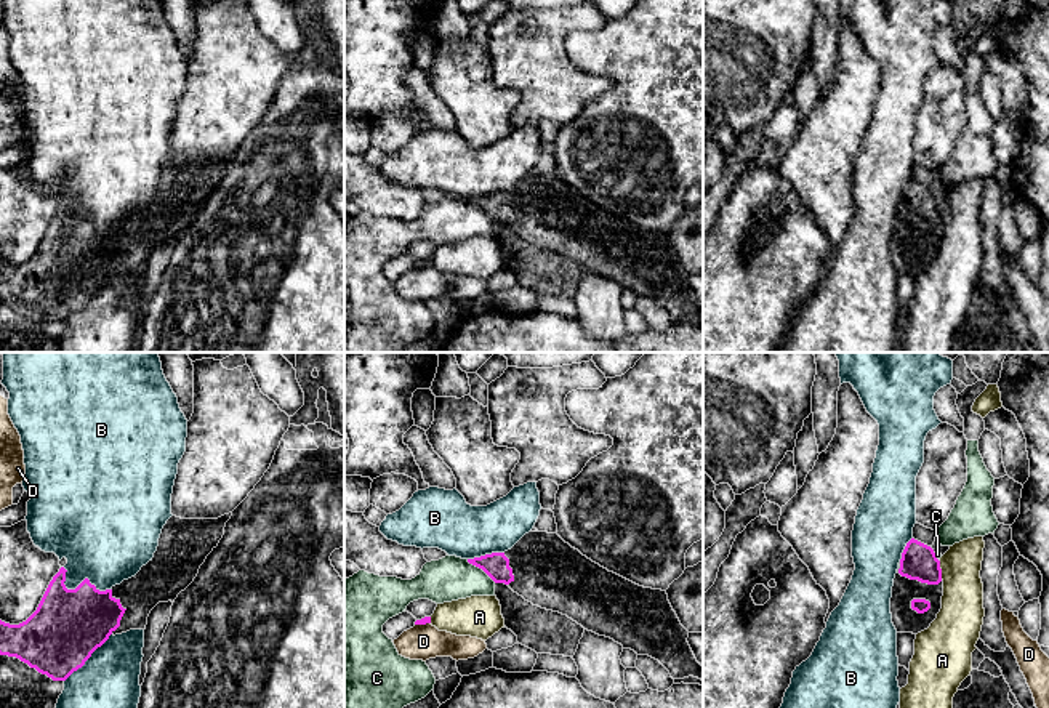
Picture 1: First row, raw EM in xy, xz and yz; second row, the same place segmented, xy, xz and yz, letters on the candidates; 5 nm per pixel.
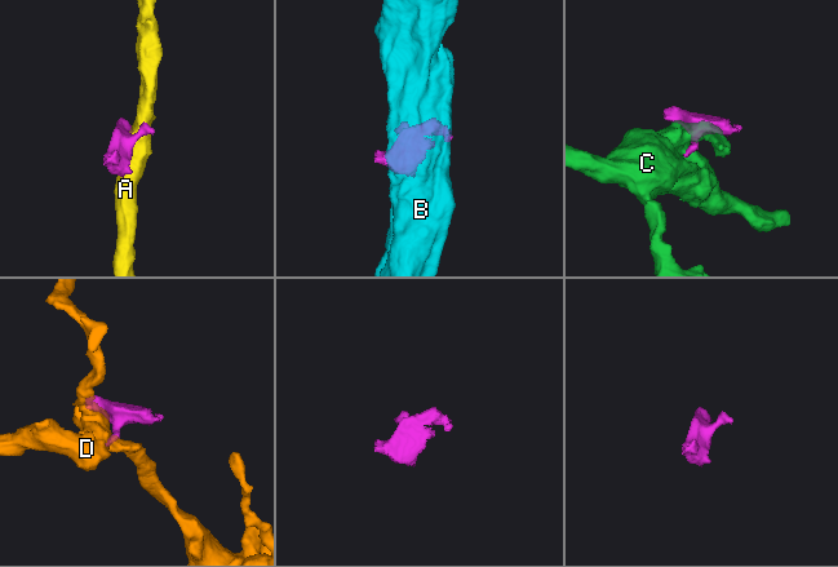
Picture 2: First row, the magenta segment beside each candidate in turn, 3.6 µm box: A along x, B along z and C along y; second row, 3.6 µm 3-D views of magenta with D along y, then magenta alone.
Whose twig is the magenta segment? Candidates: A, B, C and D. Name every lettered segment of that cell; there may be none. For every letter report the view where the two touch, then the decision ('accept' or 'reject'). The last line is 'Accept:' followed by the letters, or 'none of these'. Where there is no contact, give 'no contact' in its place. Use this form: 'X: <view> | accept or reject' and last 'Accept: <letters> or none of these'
A: yz | reject
B: xy | reject
C: xz | reject
D: xz | reject
Accept: none of these

